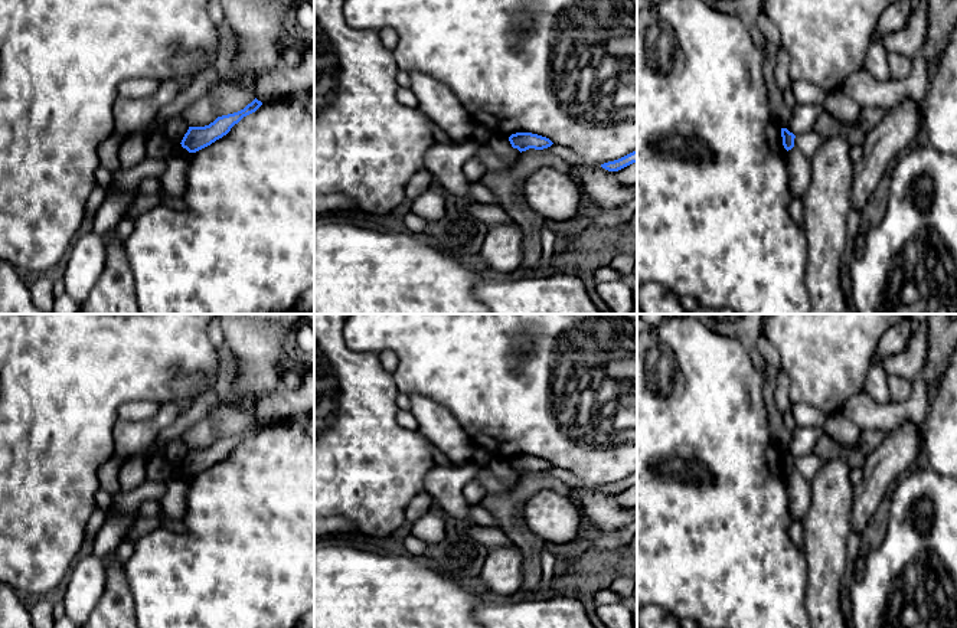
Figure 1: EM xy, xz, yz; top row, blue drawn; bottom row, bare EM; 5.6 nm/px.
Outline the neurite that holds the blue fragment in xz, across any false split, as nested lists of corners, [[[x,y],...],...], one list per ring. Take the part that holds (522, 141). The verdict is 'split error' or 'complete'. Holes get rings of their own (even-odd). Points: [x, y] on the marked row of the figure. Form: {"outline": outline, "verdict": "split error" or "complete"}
{"outline": [[[516,133],[509,137],[509,141],[513,148],[517,148],[520,153],[529,148],[543,150],[551,147],[553,143],[542,135],[532,133]]], "verdict": "complete"}

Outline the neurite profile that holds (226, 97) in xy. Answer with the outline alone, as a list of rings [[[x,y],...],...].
[[[235,78],[218,82],[212,91],[189,105],[182,114],[190,127],[205,127],[218,117],[244,109],[255,99],[255,89],[251,84]]]

